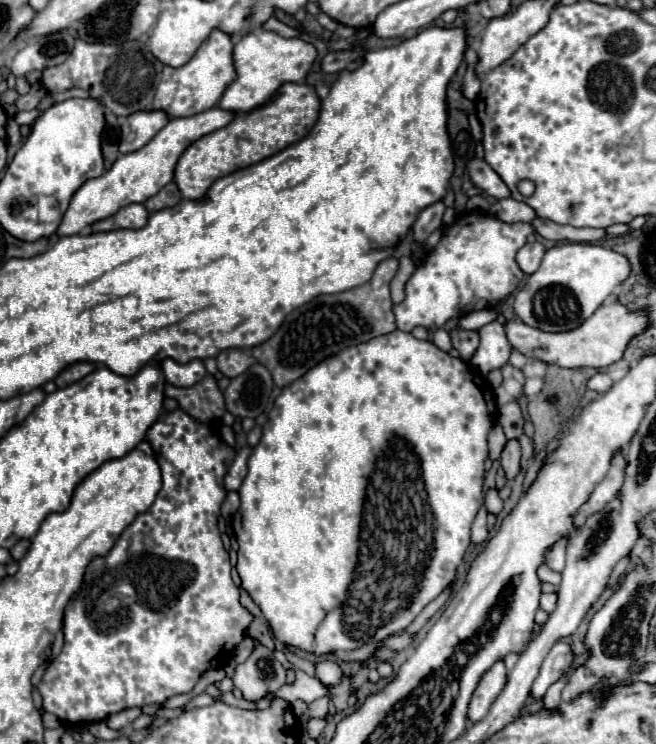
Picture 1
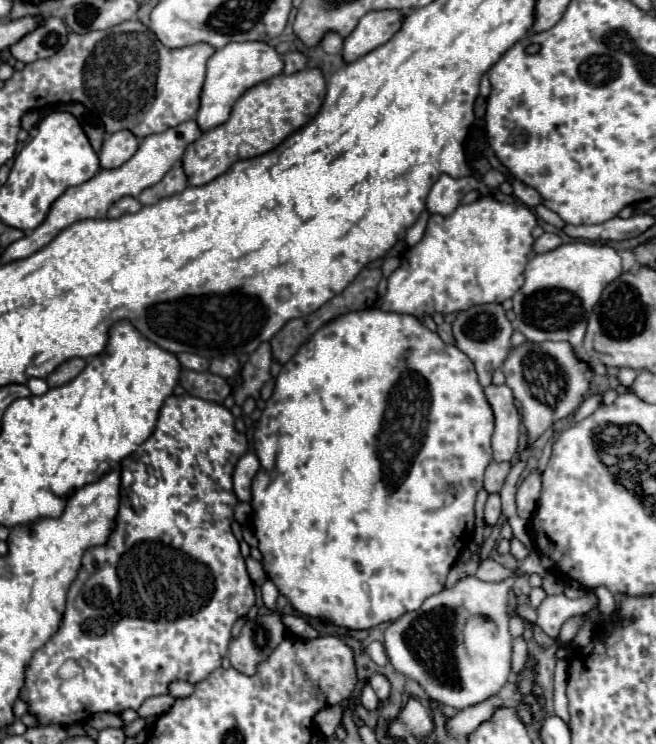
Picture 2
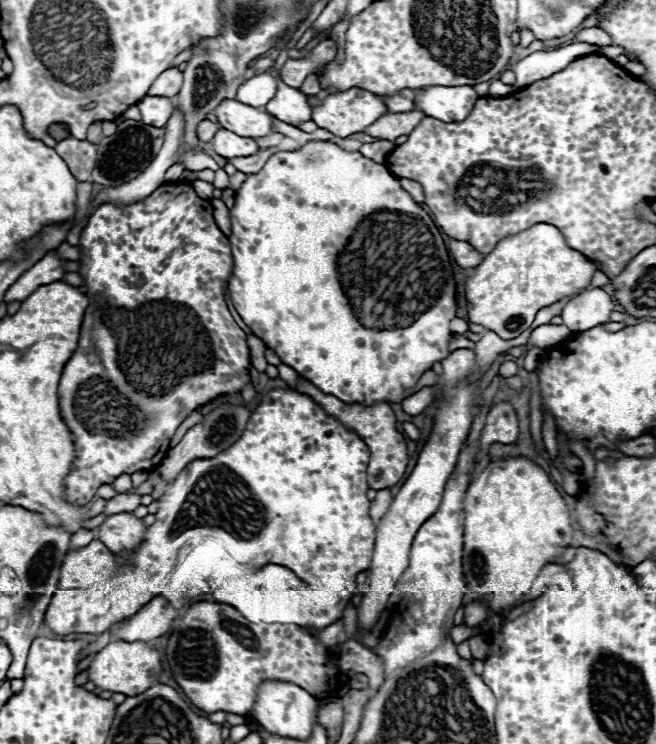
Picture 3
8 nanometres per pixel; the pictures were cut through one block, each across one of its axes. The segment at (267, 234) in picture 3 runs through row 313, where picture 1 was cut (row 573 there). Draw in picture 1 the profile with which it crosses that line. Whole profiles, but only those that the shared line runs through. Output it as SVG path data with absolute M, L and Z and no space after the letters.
M402 330L378 336L366 344L344 348L342 352L310 368L306 376L282 390L272 412L268 414L262 440L248 460L248 474L238 490L240 508L232 520L238 542L236 570L242 580L240 586L258 604L268 628L282 644L312 652L316 656L336 650L356 650L364 644L364 640L372 640L380 628L400 632L410 626L424 606L428 606L450 586L456 576L456 568L470 546L470 526L484 500L484 460L488 458L486 438L494 424L494 416L494 390L486 378L478 376L478 372L474 372L474 368L460 358L452 358L450 354L438 350L432 342L416 340L412 334Z

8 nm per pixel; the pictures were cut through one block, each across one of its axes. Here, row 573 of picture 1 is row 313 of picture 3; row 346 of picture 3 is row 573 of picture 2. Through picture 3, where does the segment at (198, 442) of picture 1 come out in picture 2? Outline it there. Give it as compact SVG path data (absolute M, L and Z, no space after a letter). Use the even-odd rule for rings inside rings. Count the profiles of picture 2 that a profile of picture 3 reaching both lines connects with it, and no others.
M190 394L168 396L164 400L160 418L158 418L158 426L154 428L152 436L148 440L144 440L134 454L130 454L128 458L122 460L122 466L120 466L120 508L118 508L118 514L114 520L114 530L112 530L108 542L102 546L92 546L84 552L78 576L68 590L66 612L64 612L60 630L46 642L44 648L34 652L34 656L26 668L26 678L24 678L20 698L28 704L28 712L36 718L36 722L40 726L50 726L50 724L68 726L72 722L86 722L96 712L120 714L128 708L138 710L146 698L166 694L168 684L172 680L186 680L186 682L196 684L196 682L204 680L206 676L210 676L216 668L220 668L220 662L228 652L228 642L232 638L230 630L232 630L234 622L240 616L244 616L256 602L254 588L252 588L252 582L250 582L250 576L246 570L246 562L240 554L240 544L234 538L232 528L230 528L230 522L234 520L232 518L234 506L238 504L238 498L234 496L234 490L232 490L232 472L234 472L234 464L240 460L240 456L246 450L248 450L246 436L234 428L234 416L222 404L214 404L214 402L208 402L208 400L190 396ZM66 660L78 662L82 672L68 680L60 680L58 670L62 668L62 664Z

